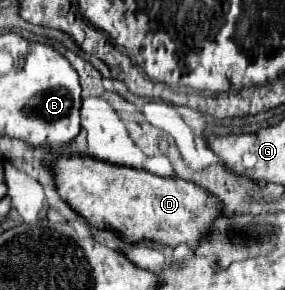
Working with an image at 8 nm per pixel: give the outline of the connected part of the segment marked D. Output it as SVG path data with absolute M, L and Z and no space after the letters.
M92 157L58 159L52 163L52 167L54 167L54 173L58 175L56 185L58 185L58 193L62 195L62 199L78 215L82 215L90 225L112 231L124 243L152 241L152 243L168 245L168 247L188 245L190 251L196 251L196 247L202 243L202 239L210 235L214 221L224 215L222 201L218 197L210 195L200 185L178 179L178 177L158 177L146 169L134 169L134 167L126 167L126 165L118 165L118 163L102 163Z

